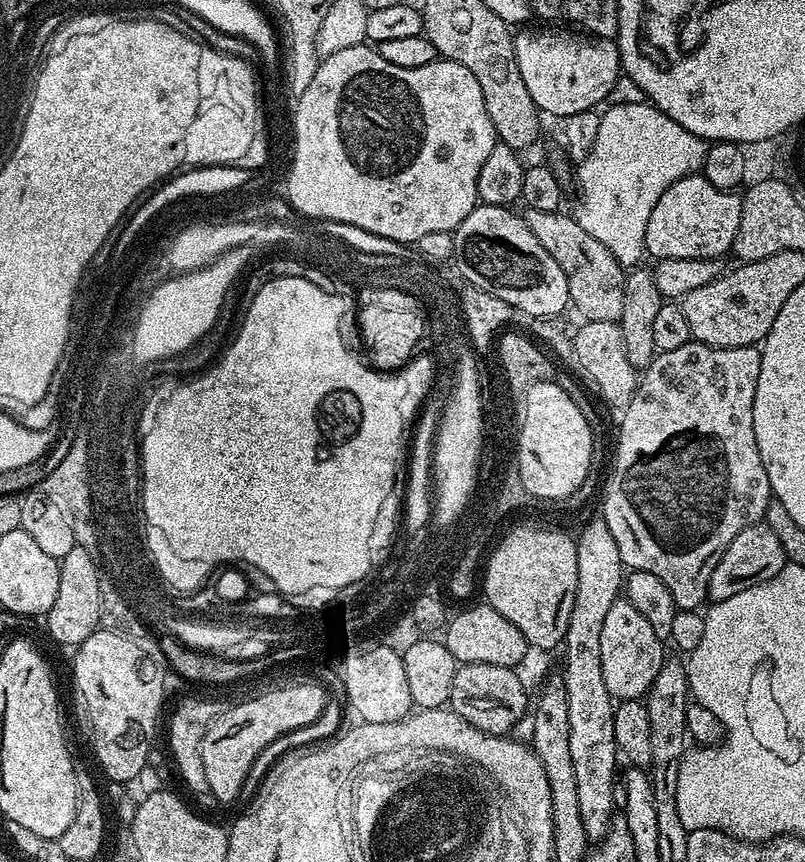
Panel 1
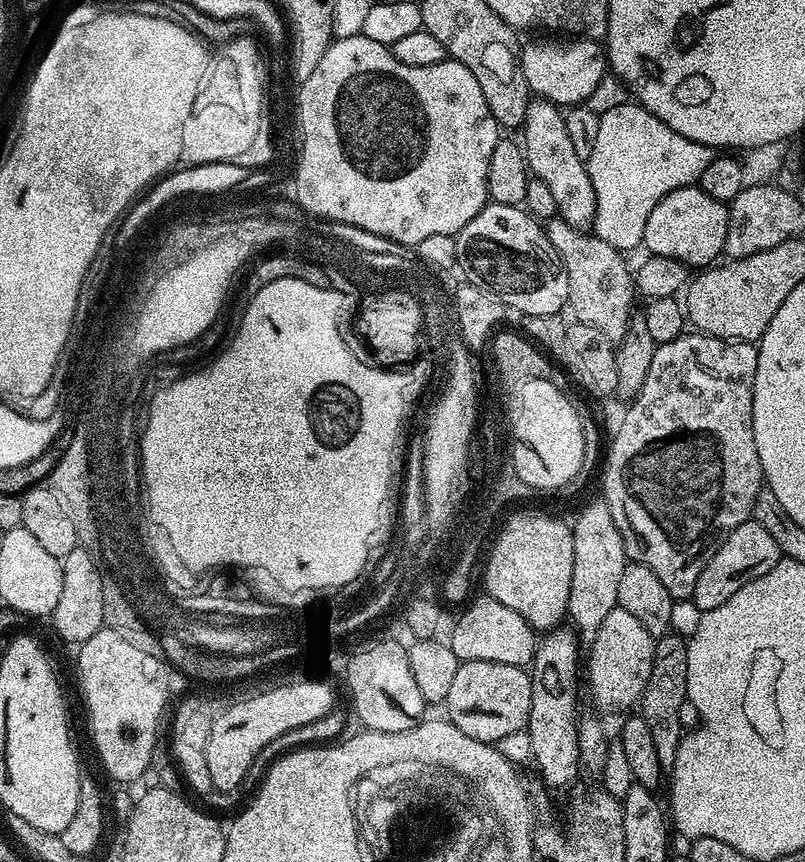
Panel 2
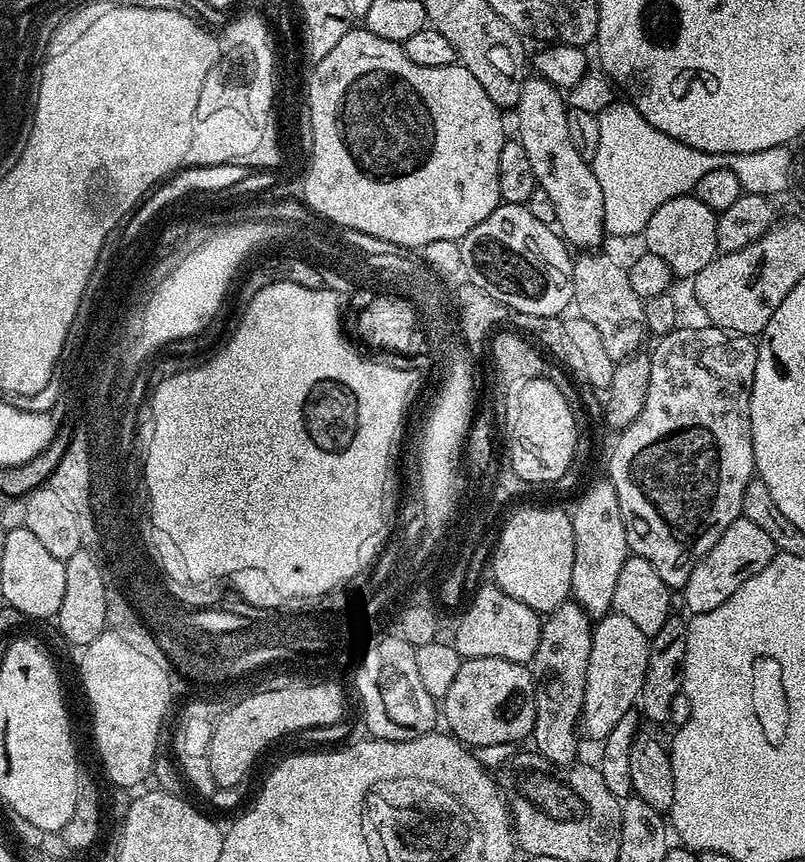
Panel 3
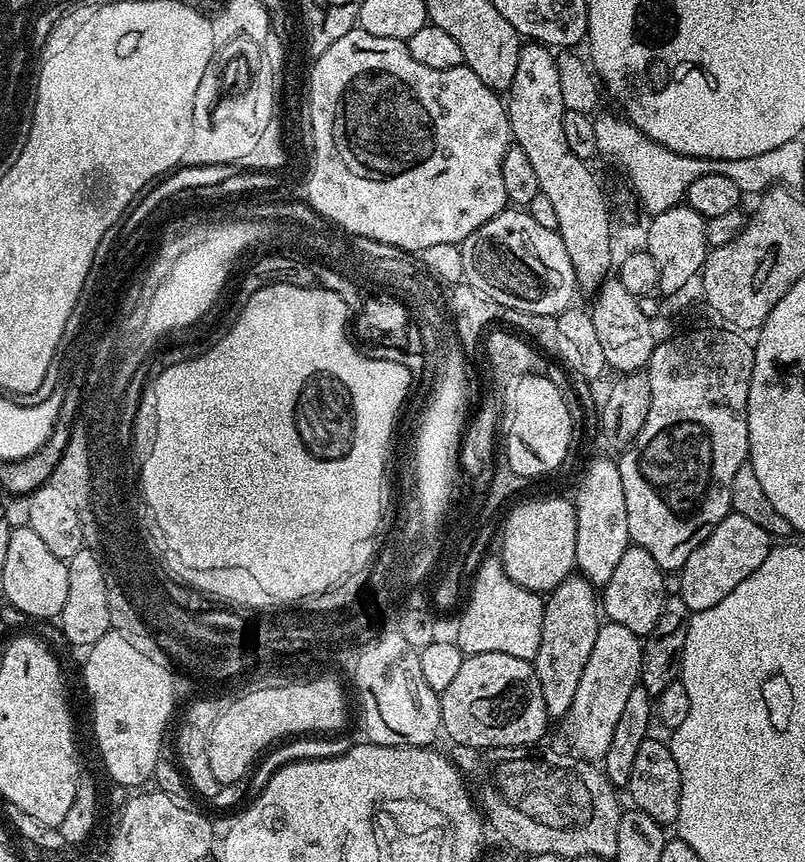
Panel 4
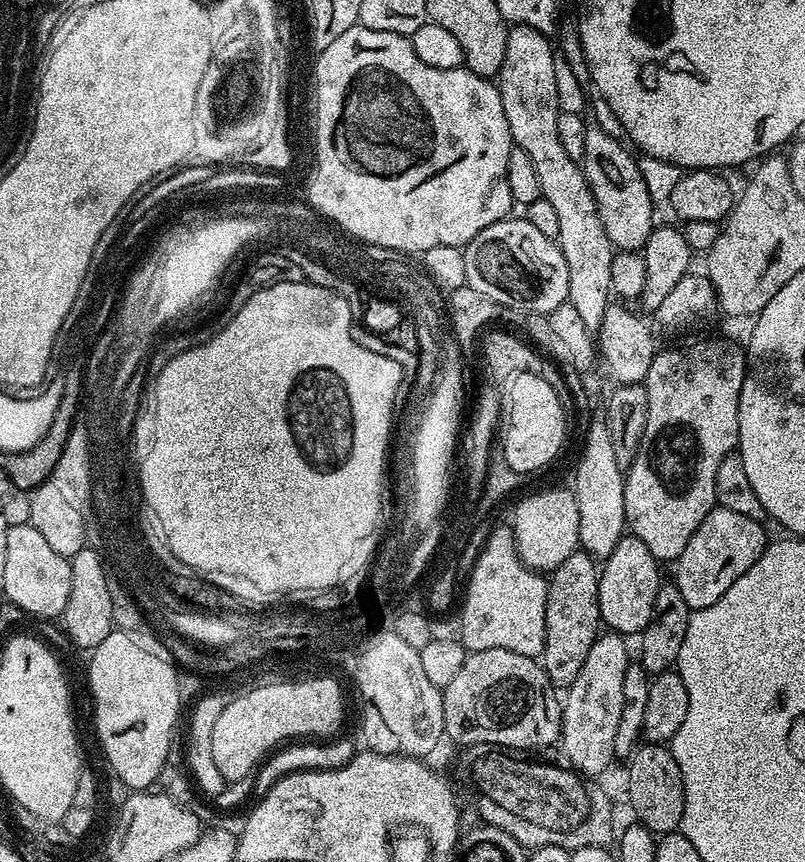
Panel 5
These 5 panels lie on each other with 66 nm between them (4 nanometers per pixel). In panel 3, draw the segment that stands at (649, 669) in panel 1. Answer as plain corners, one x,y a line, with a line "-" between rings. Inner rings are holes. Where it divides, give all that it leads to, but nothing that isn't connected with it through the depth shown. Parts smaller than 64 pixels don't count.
612,612
595,621
590,646
590,666
586,670
584,705
580,711
582,732
593,736
596,742
607,738
622,715
634,708
640,699
640,691
646,678
646,658
650,637
642,634
630,618

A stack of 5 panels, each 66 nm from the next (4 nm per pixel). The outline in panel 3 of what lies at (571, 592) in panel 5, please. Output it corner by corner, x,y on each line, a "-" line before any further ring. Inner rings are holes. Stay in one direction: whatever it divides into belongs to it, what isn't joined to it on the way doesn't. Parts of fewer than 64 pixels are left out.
569,598
564,601
563,604
559,604
553,612
547,613
543,617
542,623
540,625
540,637
538,638
538,650
534,650
534,658
530,665
532,670
532,681
536,684
536,689
534,690
534,726
532,727
532,735
530,737
531,743
536,743
534,745
535,751
545,759
549,761
552,766
558,766
558,764
568,764
576,756
576,732
578,736
578,725
580,724
580,711
584,705
584,691
586,690
586,670
590,666
590,646
592,645
592,630
594,627
593,617
588,616
584,613
584,607
581,604
577,604
575,600

